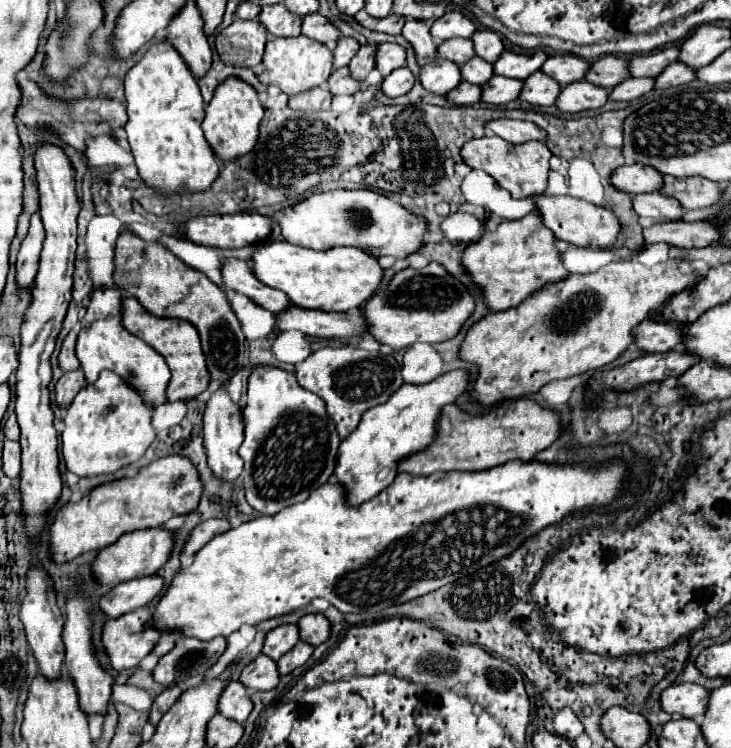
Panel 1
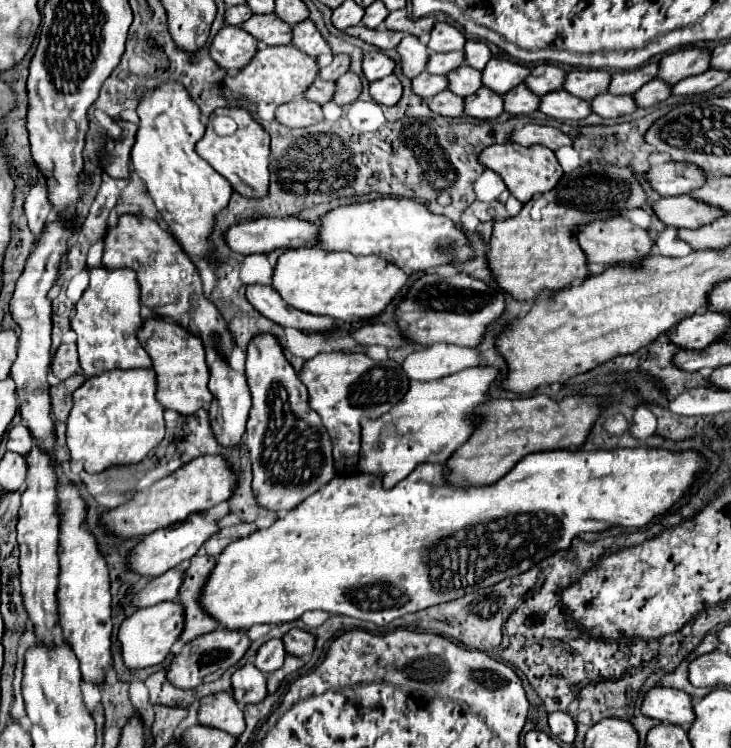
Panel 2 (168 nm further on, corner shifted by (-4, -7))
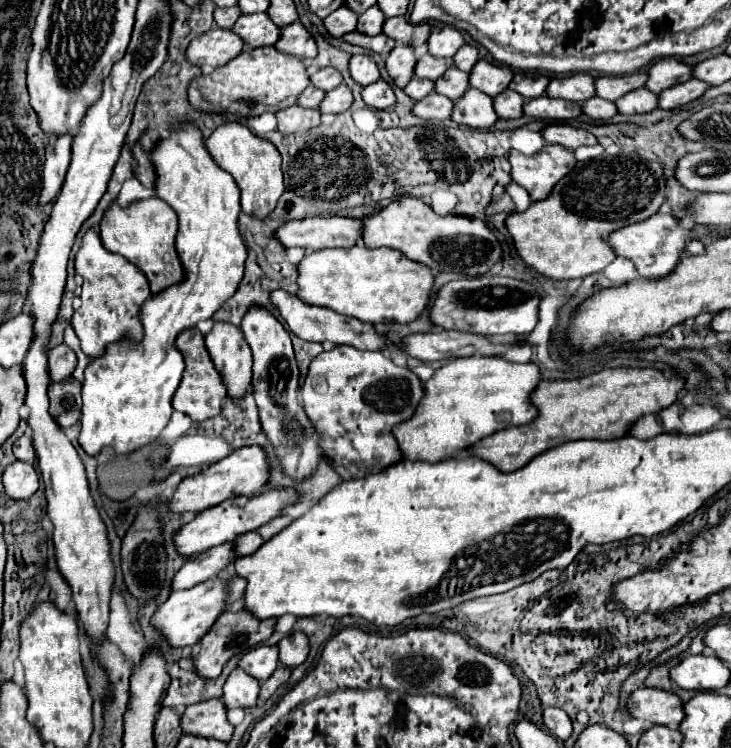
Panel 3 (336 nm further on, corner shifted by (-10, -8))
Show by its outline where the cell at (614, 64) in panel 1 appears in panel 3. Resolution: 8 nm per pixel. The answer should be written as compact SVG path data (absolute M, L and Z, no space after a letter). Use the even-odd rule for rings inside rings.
M576 73L576 75L564 75L564 77L554 77L548 85L548 95L560 97L566 101L576 101L584 103L586 99L596 95L596 85L594 77L588 73Z

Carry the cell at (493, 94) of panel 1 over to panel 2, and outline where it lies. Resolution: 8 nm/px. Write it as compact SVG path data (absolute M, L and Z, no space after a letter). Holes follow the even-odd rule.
M478 88L472 96L464 98L464 114L478 120L492 120L504 110L504 100L500 94L494 94L488 88Z

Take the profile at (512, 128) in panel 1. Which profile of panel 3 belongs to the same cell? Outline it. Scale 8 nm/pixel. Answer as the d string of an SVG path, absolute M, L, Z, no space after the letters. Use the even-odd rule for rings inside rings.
M550 123L540 133L546 143L558 143L570 151L580 145L596 145L596 137L590 131L576 129L568 123Z

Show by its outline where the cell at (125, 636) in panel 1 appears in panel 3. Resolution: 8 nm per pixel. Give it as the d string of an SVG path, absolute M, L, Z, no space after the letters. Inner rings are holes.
M232 577L228 583L210 579L208 583L200 583L188 591L174 591L152 615L150 625L166 639L170 647L188 647L202 639L202 635L212 627L218 615L222 615L234 599L240 599L244 593L244 579ZM230 587L230 593L226 591Z

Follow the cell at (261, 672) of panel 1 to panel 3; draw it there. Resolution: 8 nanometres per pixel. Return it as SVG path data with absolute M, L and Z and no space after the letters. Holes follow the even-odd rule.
M234 669L224 685L224 705L228 709L234 707L254 707L260 693L260 681L248 675L244 669Z

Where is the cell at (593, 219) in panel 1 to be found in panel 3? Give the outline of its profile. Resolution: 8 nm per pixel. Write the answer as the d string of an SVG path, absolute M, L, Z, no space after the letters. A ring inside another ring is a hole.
M656 213L640 223L632 223L632 225L626 225L618 231L614 231L610 237L608 237L608 245L612 247L612 251L618 255L618 257L624 257L624 259L630 259L634 265L636 265L636 271L640 277L644 279L658 279L658 277L664 277L668 275L678 259L680 259L680 253L684 249L684 243L692 237L690 231L684 231L676 219L672 219L670 215L662 215L662 213Z

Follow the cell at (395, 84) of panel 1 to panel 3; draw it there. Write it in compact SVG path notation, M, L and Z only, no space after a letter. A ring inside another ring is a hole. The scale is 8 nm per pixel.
M382 79L364 87L362 99L366 101L368 107L374 107L374 109L388 109L396 103L396 95L394 95L392 87Z

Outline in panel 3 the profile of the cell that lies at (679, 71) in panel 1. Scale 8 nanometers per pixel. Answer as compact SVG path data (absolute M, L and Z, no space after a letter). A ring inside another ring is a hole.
M642 87L636 91L630 91L622 99L616 101L616 107L622 115L636 115L636 113L650 113L658 107L658 95L650 89Z

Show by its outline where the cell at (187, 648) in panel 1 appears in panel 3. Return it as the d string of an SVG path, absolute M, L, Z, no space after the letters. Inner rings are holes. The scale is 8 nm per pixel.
M238 611L238 613L224 613L216 619L216 623L210 627L210 631L200 639L198 643L198 653L192 657L194 661L194 671L196 675L200 675L202 679L216 679L224 665L238 653L248 653L252 647L264 643L274 631L274 619L268 621L260 621L260 619L252 619L252 615L248 615L248 611Z

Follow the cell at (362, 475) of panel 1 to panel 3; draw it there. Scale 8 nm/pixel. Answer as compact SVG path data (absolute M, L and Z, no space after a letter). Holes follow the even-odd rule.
M460 357L448 361L444 367L436 369L432 379L424 383L424 397L418 403L414 415L392 429L398 443L400 455L412 461L440 463L452 459L458 453L472 447L476 441L504 429L510 425L524 425L536 417L536 409L530 405L528 395L540 381L540 371L534 363L510 363L500 357Z

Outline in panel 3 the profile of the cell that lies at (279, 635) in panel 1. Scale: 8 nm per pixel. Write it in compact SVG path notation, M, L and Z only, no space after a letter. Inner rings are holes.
M258 645L252 651L248 651L238 667L248 671L252 677L258 681L266 681L278 667L278 647L268 647L268 645Z

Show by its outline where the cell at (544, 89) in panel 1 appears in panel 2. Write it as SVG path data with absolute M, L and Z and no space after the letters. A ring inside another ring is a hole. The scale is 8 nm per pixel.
M524 84L514 86L514 90L504 94L504 112L520 116L520 114L530 114L538 108L540 98L532 94Z

